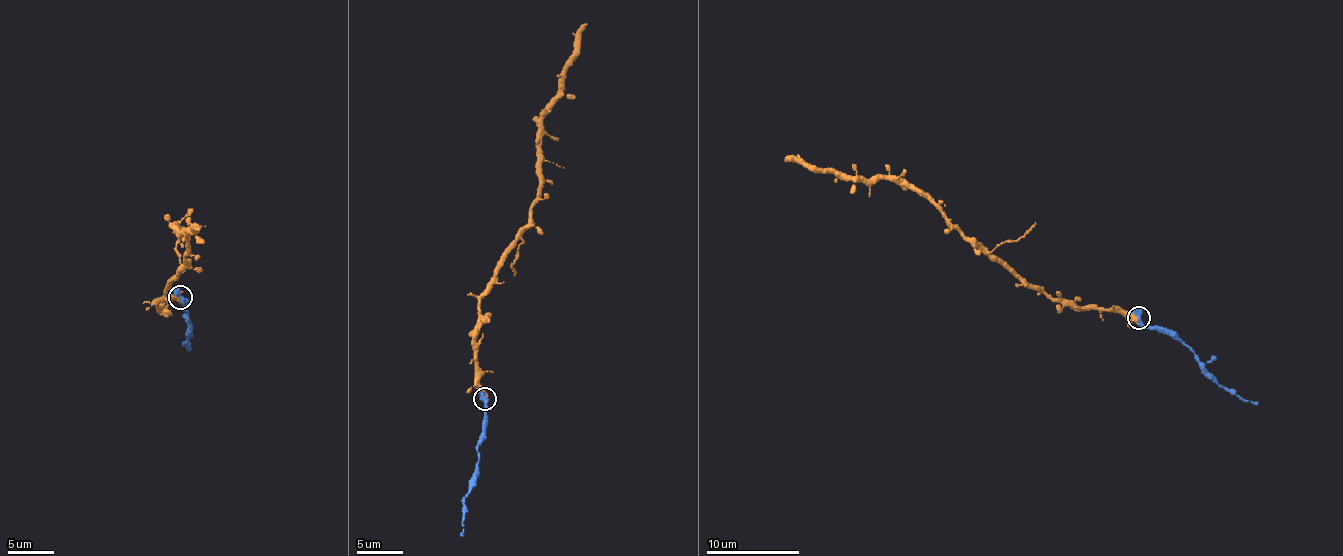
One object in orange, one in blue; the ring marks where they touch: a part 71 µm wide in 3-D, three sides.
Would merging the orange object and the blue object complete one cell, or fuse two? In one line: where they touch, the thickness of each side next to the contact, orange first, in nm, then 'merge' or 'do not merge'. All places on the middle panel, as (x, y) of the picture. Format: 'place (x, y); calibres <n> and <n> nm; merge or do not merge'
place (485, 399); calibres 550 and 400 nm; merge

